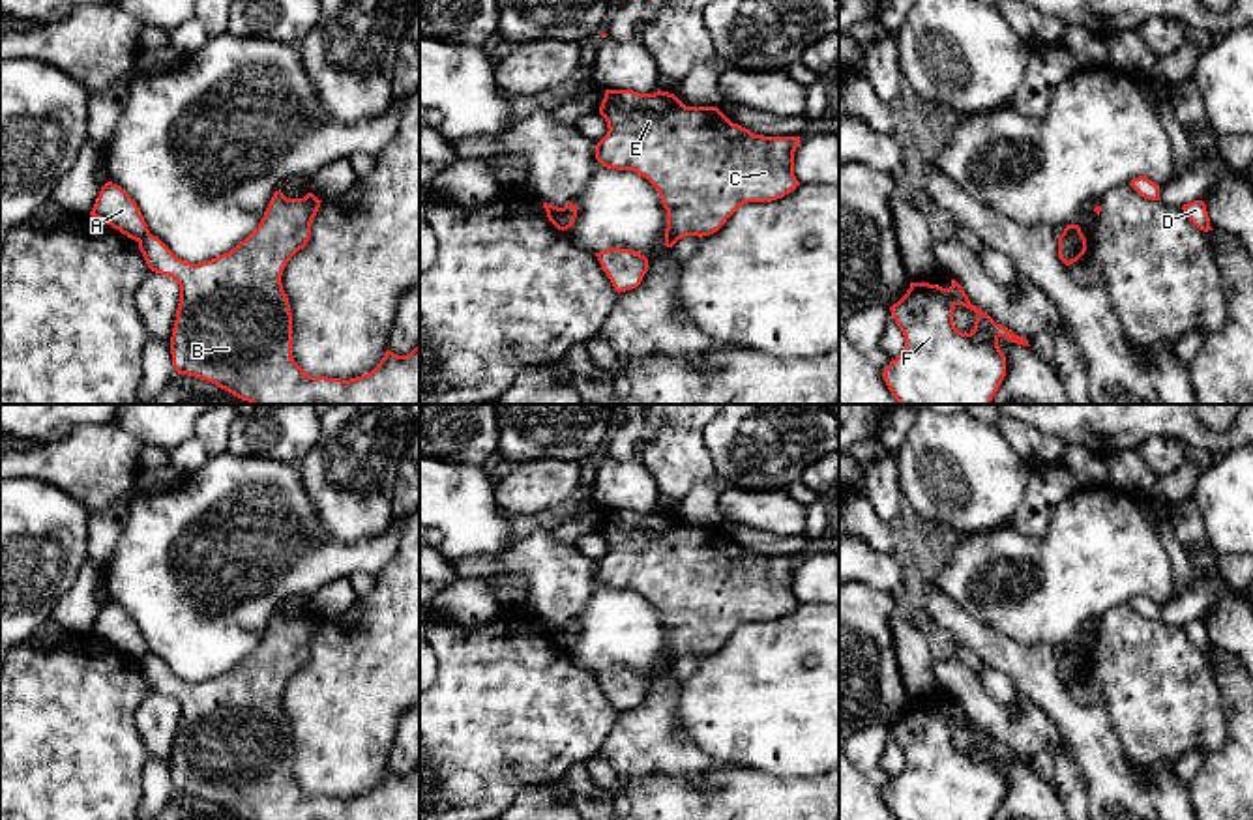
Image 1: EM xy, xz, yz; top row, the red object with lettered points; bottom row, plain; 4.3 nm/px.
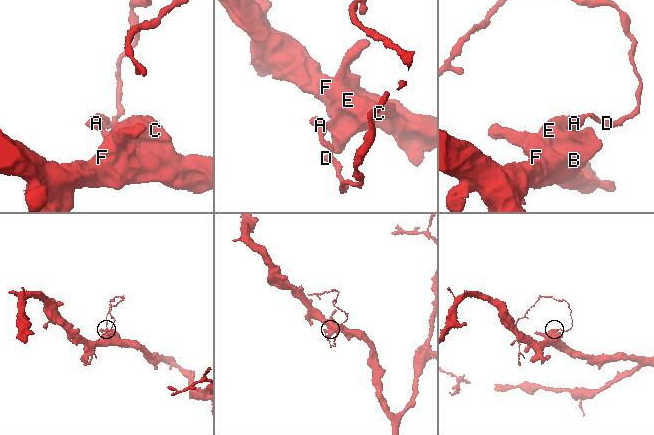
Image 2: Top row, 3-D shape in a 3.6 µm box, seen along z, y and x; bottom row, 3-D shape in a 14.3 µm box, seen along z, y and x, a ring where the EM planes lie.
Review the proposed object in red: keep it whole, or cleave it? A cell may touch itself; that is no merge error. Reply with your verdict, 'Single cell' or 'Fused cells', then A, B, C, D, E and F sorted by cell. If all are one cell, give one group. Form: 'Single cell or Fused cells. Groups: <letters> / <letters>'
Fused cells. Groups: A D / B C E F

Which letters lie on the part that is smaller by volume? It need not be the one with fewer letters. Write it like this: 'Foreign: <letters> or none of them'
Foreign: A, D

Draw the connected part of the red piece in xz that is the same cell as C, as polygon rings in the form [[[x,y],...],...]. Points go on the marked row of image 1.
[[[605,90],[599,114],[607,135],[596,159],[616,170],[633,170],[659,193],[667,210],[665,245],[685,236],[710,236],[747,202],[772,202],[794,191],[794,152],[800,137],[764,137],[732,124],[717,107],[685,107],[674,94]]]

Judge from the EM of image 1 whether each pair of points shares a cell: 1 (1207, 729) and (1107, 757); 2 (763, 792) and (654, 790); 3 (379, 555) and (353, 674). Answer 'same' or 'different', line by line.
1: different
2: same
3: different

